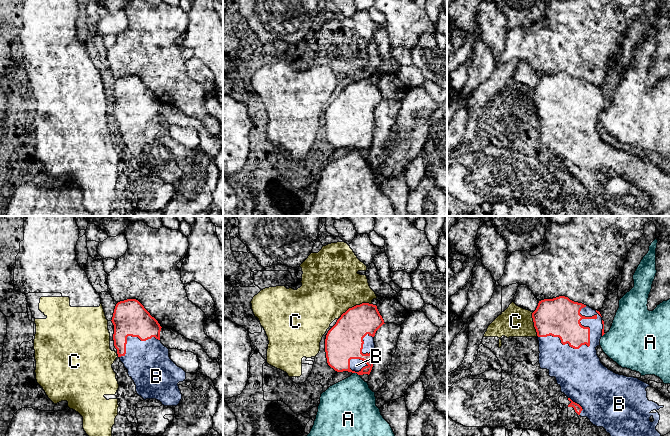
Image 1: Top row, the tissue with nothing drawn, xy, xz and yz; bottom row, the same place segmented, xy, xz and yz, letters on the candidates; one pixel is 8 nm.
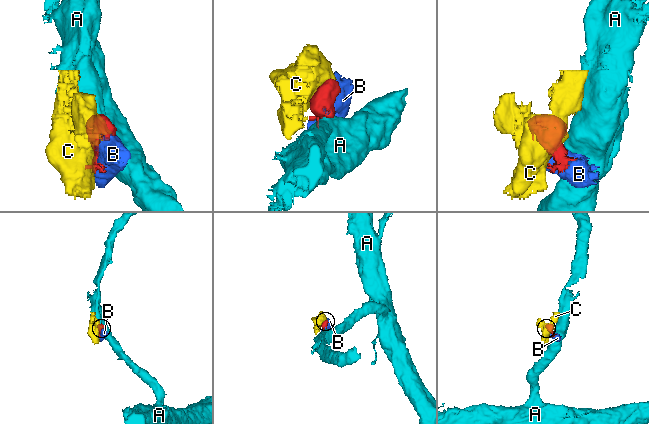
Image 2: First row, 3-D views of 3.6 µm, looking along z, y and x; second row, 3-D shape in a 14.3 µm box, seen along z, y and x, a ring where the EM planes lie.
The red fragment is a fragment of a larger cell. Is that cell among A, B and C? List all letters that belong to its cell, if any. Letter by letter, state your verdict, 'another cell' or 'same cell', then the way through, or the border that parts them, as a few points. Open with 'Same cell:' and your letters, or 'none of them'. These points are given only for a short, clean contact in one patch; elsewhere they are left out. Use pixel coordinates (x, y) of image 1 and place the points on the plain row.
Same cell: B
A: another cell; border xz (353, 148), (359, 151)
B: same cell
C: another cell; border xz (371, 79), (356, 80), (340, 91)

